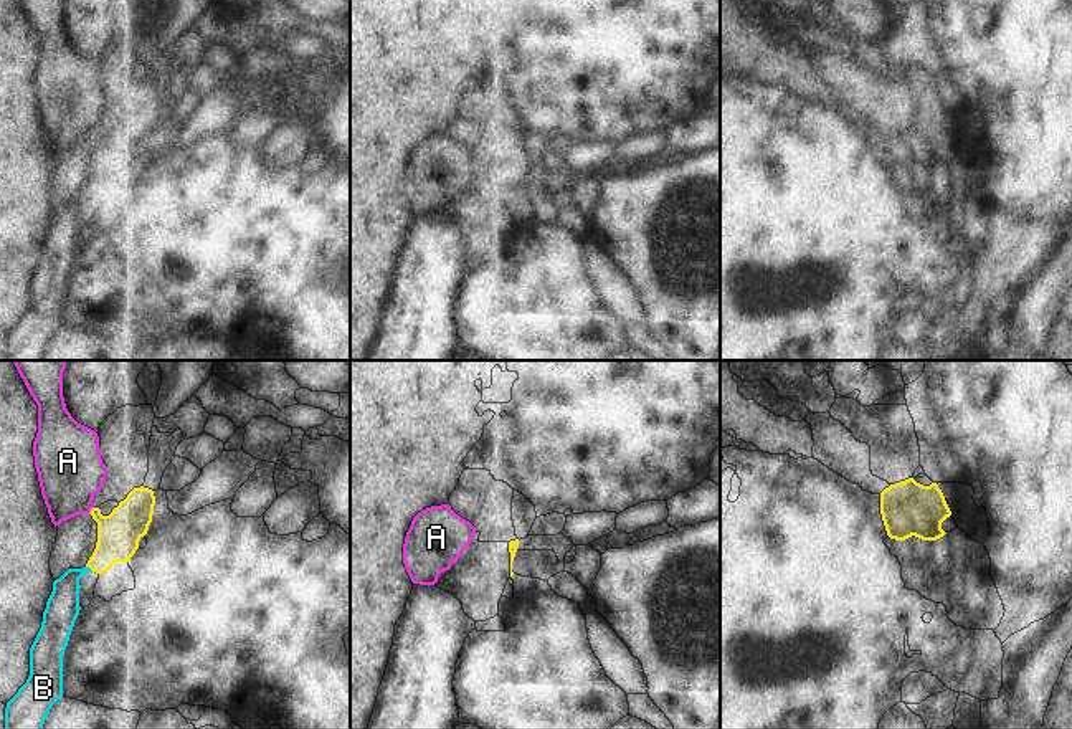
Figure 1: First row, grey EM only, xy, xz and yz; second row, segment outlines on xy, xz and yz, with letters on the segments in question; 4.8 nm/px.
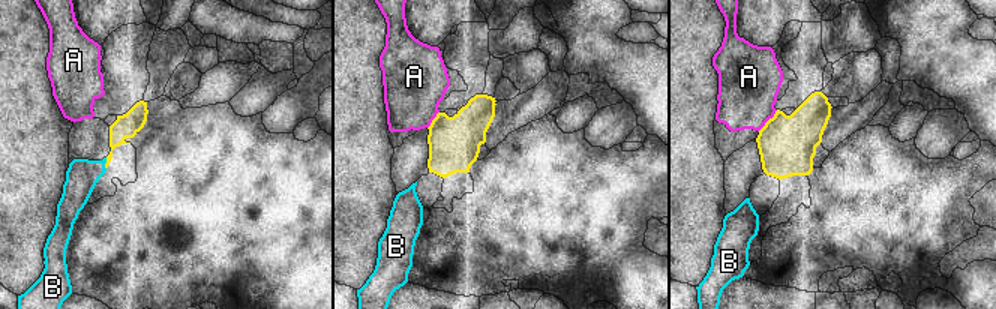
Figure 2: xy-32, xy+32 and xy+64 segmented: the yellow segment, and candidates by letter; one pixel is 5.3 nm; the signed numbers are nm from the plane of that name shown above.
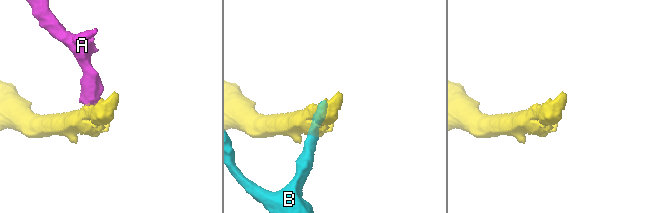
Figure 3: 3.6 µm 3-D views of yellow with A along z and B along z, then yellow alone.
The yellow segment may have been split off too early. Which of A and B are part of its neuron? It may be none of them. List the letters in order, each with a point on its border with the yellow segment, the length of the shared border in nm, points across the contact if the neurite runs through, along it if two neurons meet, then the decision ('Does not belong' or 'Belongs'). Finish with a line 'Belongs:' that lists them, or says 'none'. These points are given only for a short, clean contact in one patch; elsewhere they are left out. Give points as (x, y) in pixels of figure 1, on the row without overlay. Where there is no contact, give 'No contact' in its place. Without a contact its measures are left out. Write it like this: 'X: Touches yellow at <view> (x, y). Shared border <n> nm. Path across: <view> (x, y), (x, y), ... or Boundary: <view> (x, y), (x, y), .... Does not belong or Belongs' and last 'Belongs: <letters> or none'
A: Touches yellow at xy (91, 139). Shared border 50 nm. Does not belong
B: Touches yellow at xy (90, 197). Shared border 50 nm. Does not belong
Belongs: none

